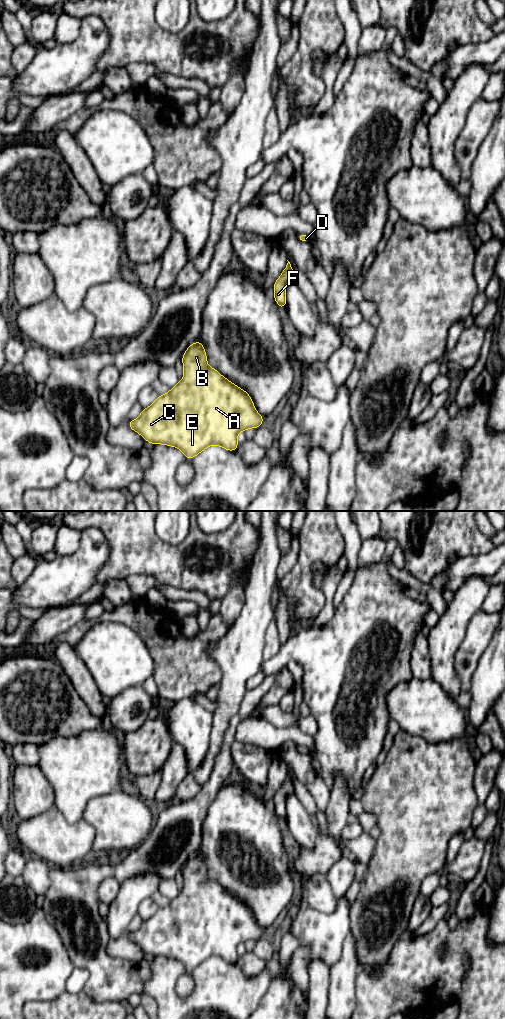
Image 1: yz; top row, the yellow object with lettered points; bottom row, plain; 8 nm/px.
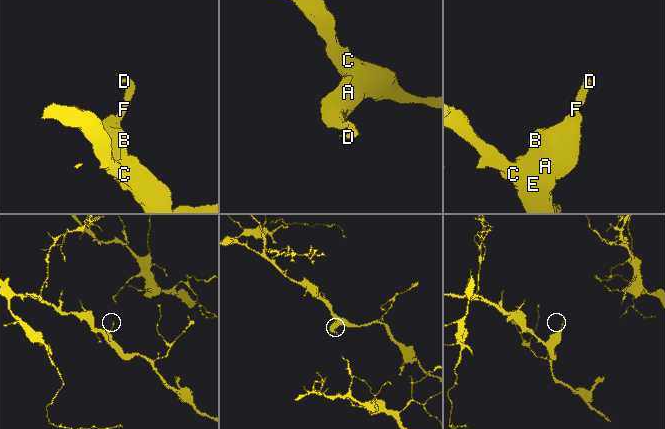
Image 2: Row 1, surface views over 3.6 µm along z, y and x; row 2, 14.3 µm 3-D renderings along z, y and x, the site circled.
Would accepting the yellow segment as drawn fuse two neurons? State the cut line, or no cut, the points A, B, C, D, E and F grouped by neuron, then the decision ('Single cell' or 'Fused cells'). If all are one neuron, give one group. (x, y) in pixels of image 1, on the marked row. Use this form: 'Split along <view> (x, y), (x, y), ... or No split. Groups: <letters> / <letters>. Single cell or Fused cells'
No split. Groups: A B C D E F. Single cell

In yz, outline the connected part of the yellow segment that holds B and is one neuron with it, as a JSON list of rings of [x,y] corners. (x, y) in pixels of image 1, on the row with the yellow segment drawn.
[[[200,340],[187,348],[182,363],[183,379],[167,394],[159,395],[151,406],[142,409],[137,419],[127,422],[128,426],[153,445],[164,444],[180,449],[189,460],[211,445],[236,451],[238,433],[260,427],[264,418],[256,411],[246,391],[208,366]]]

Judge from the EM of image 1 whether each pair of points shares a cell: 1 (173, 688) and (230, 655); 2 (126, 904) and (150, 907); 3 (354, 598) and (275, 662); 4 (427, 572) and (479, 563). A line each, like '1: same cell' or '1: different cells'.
1: different cells
2: different cells
3: same cell
4: different cells

